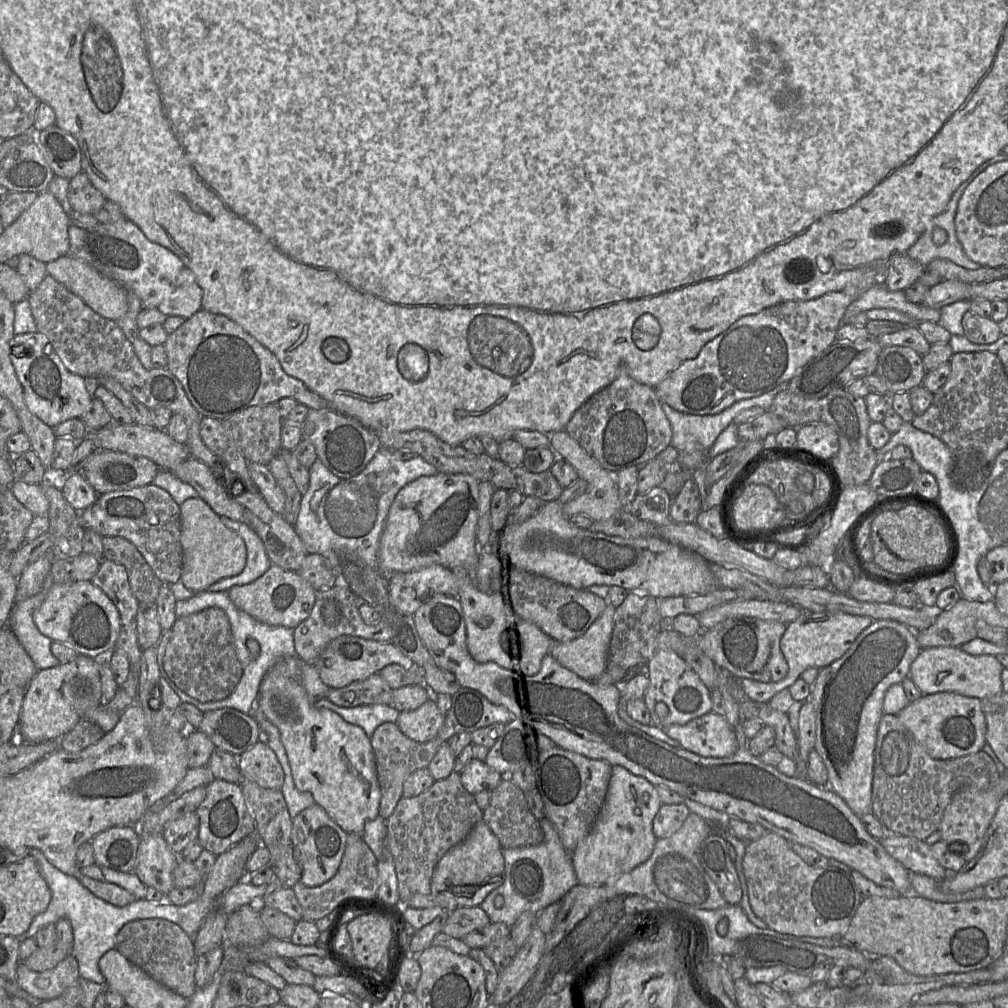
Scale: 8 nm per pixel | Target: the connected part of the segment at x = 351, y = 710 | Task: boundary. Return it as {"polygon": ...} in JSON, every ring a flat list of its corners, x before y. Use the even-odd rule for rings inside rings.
{"polygon":[[333,704,333,711,346,722,362,728,369,739,379,725,387,722,395,723,399,716,399,711,387,704,356,707,340,707]]}

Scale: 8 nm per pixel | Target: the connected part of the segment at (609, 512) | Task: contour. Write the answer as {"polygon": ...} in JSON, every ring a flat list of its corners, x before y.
{"polygon":[[565,430,547,434,550,434,550,448,557,457,571,464,579,479,587,482,587,489,583,494,563,503,562,512,564,516,570,519,575,515,587,514,594,522,597,522,609,519,622,510,623,506,619,499,615,475,603,469,599,462,590,456]]}

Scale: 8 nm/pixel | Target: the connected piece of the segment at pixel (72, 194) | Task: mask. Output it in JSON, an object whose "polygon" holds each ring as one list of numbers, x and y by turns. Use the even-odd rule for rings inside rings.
{"polygon":[[83,171,69,180,68,198,72,210,80,214,94,214,106,202]]}

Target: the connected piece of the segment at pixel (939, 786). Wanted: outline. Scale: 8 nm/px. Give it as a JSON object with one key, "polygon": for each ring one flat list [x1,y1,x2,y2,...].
{"polygon":[[884,714,880,720,874,750,872,813,889,834,926,839,936,832,953,795,961,789,986,790,1000,773,985,752,948,760,930,757,897,715]]}

